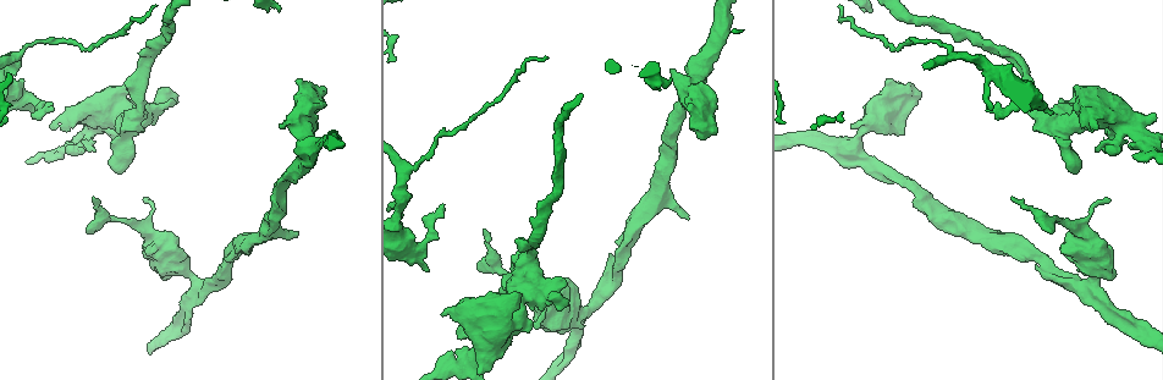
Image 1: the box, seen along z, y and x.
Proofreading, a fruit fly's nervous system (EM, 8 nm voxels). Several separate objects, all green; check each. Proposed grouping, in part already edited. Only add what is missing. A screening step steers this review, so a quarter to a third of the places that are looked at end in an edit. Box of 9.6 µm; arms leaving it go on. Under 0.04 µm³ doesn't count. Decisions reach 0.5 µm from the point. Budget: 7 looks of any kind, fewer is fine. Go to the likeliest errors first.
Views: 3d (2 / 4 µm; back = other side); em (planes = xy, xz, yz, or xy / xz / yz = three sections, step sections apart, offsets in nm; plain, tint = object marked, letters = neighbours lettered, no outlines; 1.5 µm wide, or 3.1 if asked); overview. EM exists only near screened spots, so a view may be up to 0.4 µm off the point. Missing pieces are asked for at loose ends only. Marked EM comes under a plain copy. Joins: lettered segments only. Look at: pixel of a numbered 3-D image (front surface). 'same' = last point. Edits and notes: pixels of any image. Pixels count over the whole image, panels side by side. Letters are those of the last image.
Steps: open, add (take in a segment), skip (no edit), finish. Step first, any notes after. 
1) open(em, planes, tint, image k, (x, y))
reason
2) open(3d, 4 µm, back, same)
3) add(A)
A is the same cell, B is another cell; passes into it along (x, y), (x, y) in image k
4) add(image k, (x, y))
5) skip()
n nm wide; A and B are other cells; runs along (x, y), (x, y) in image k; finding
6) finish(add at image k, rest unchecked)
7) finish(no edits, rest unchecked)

open(em, planes, letters, image 1, (50, 128))
branch stops here

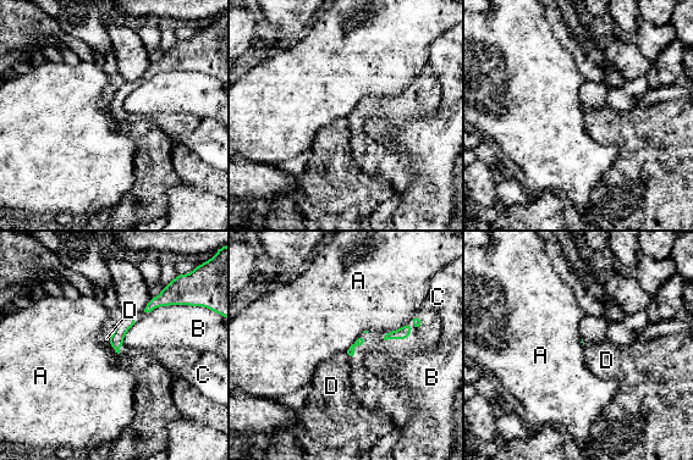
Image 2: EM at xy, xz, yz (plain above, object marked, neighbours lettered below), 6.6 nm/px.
skip()
B touches over 280 nm; A, B, C and D are other cells; no lettered segment goes on from it

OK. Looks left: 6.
open(3d, 4 µm, image 1, (296, 82))
stops while still wide

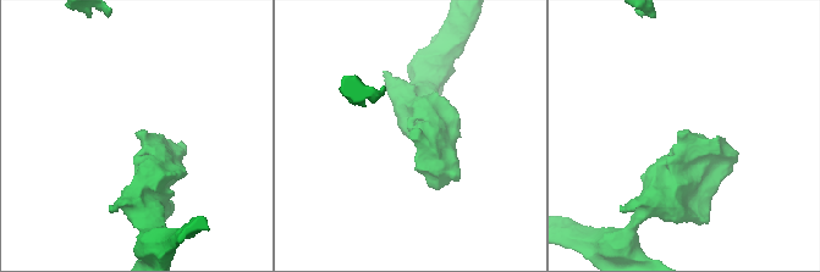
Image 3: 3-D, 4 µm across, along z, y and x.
open(em, planes, letters, image 3, (685, 134))
now the EM

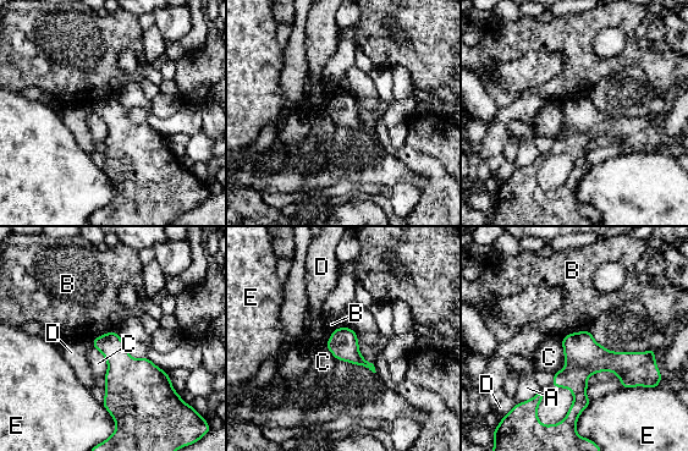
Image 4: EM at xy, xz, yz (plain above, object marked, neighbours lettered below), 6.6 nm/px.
skip()
A, B, C, D and E are other cells; runs along (651, 352), (595, 362), (573, 417) in image 4; none of them fits

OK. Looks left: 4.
open(em, xz, step 8, letters, image 1, (689, 217))
an open end

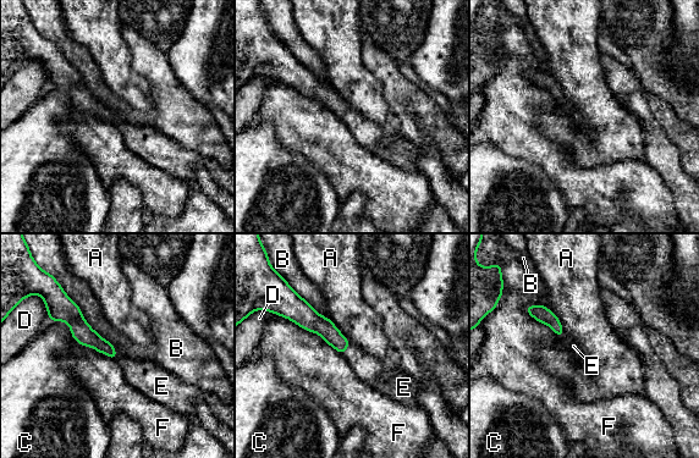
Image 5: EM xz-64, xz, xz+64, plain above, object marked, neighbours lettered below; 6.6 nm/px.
add(E)
F touches over 500 nm; E is the same cell, A, B, C, D and F are other cells; it goes on there

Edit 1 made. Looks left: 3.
finish(add at image 5, rest unchecked)

